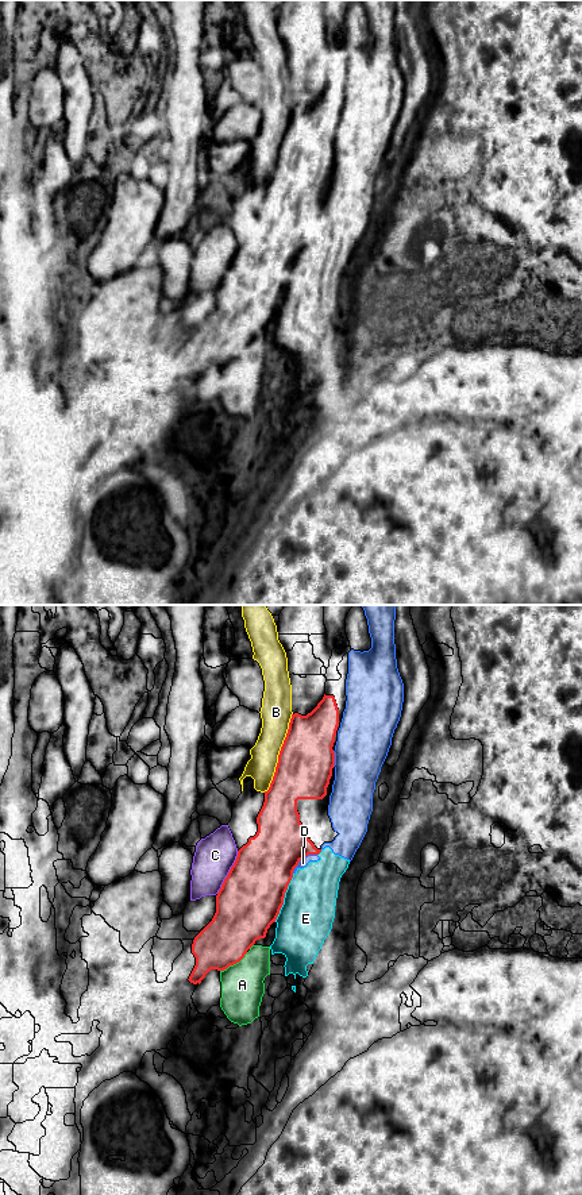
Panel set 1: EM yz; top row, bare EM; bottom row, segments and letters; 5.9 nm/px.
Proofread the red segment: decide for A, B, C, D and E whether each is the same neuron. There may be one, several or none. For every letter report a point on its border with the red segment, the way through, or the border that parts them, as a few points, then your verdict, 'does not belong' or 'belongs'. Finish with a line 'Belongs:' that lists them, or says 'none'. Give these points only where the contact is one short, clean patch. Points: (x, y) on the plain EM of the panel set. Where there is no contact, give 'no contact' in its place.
A: contact yz (234, 358); does not belong
B: contact yz (280, 149); does not belong
C: contact yz (228, 268); border yz (238, 246), (234, 259), (216, 288); does not belong
D: contact yz (303, 253); does not belong
E: contact yz (284, 292); does not belong
Belongs: none

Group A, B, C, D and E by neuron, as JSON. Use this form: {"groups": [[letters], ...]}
{"groups": [["A", "B"], ["C"], ["D", "E"]]}

